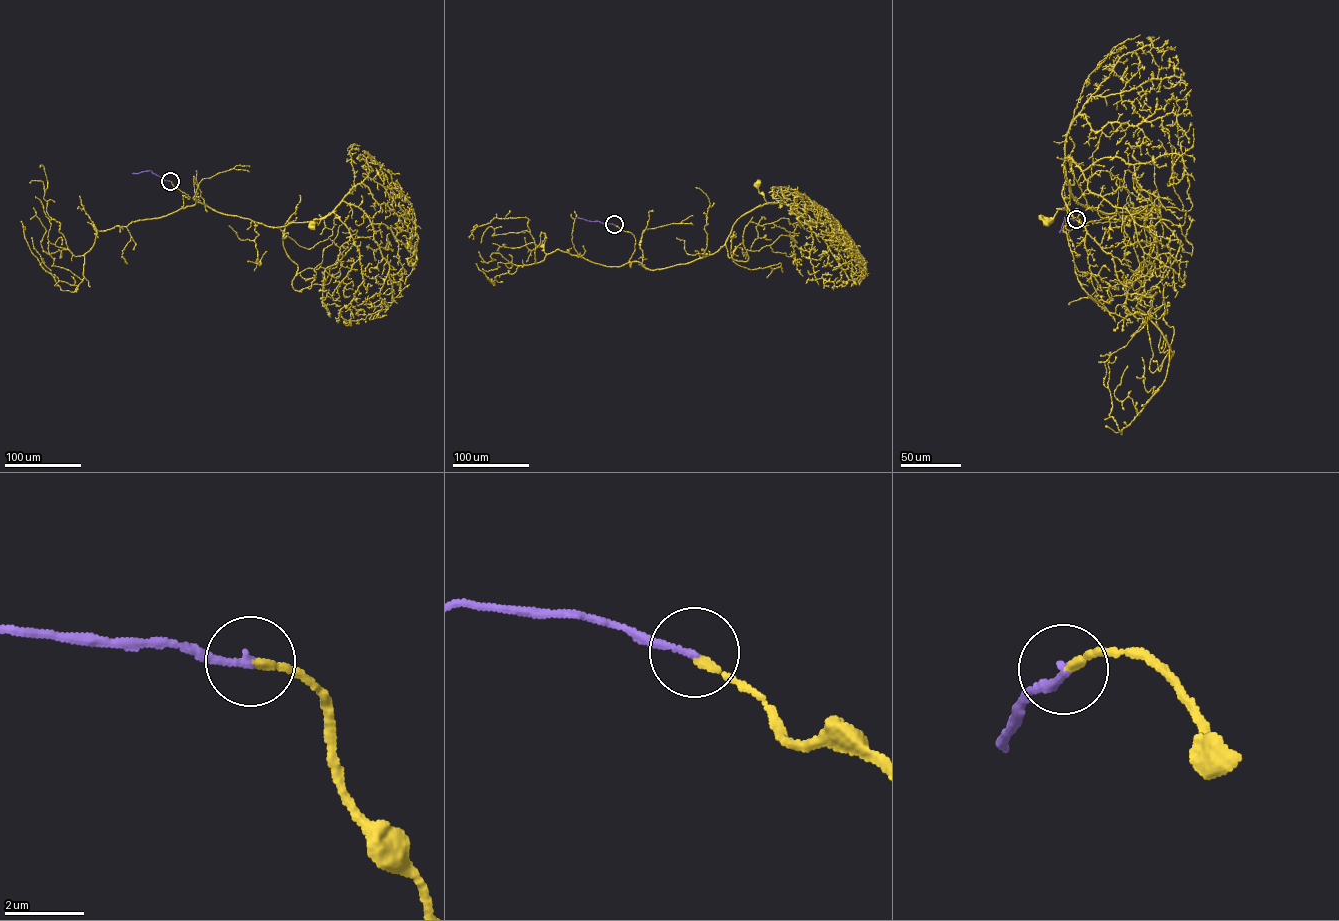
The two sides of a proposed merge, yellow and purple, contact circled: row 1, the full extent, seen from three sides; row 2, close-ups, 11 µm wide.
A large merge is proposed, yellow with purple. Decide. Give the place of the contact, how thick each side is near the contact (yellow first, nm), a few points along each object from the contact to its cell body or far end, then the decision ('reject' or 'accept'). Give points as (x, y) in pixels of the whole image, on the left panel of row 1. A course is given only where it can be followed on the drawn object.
place (170, 181); calibres 200 and 180 nm; course yellow (170, 181), (189, 197), (182, 195), (183, 209), (201, 202), (224, 214), (273, 227), (326, 216), (311, 226); course purple (170, 181), (151, 171), (132, 173); accept

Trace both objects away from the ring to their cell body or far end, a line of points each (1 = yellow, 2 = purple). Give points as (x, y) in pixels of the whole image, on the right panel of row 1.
1: (1075, 219), (1146, 210), (1150, 229), (1159, 211), (1109, 214), (1069, 189), (1047, 221)
2: (1075, 219), (1073, 221), (1064, 217), (1060, 233)

